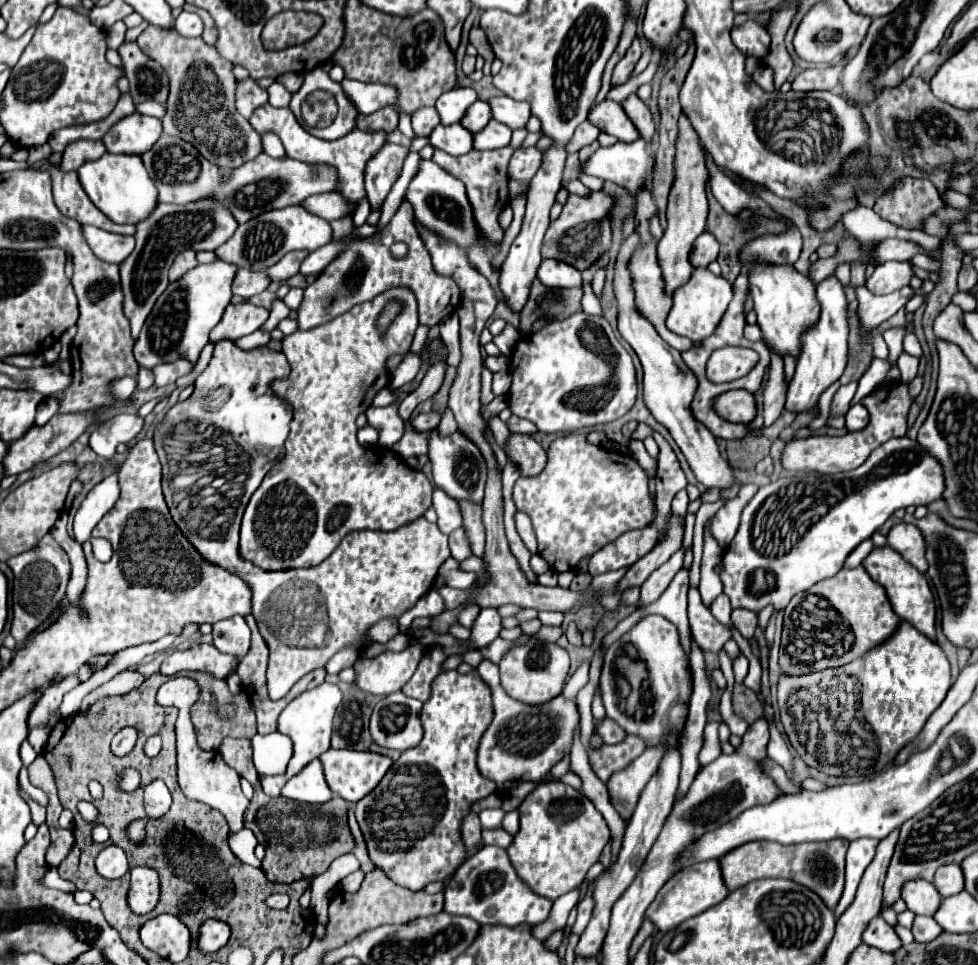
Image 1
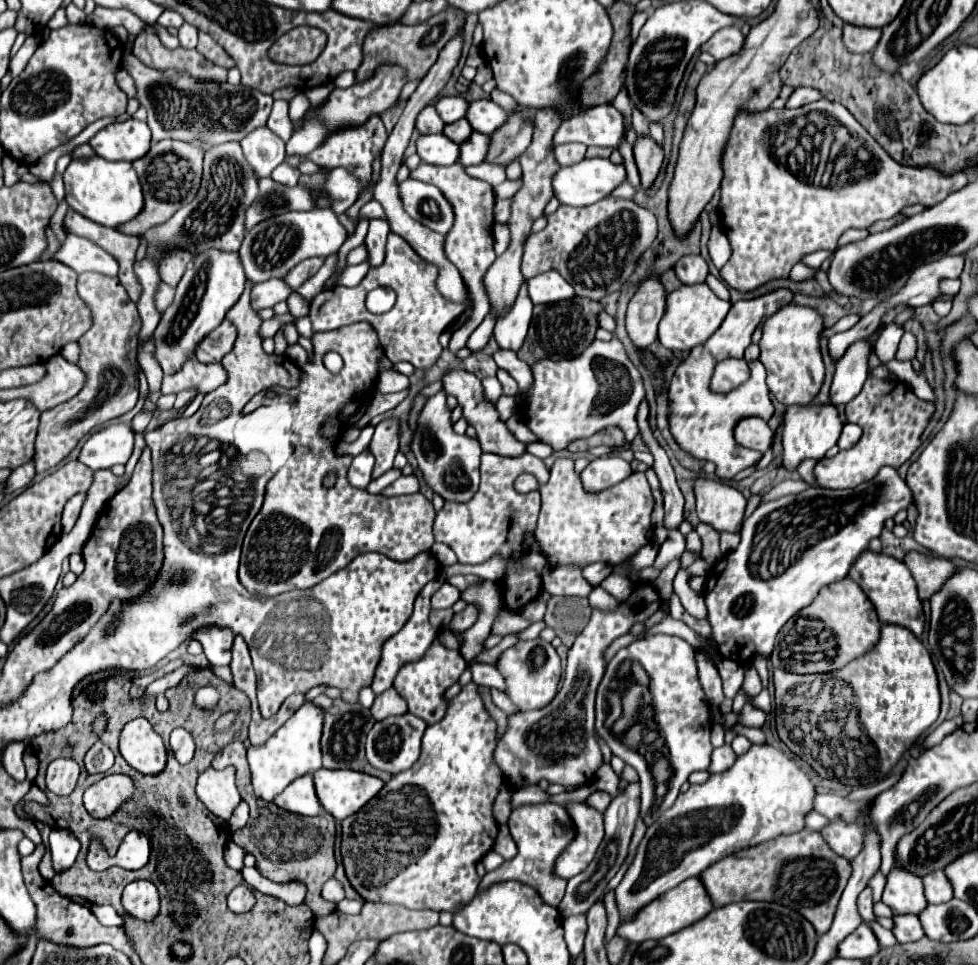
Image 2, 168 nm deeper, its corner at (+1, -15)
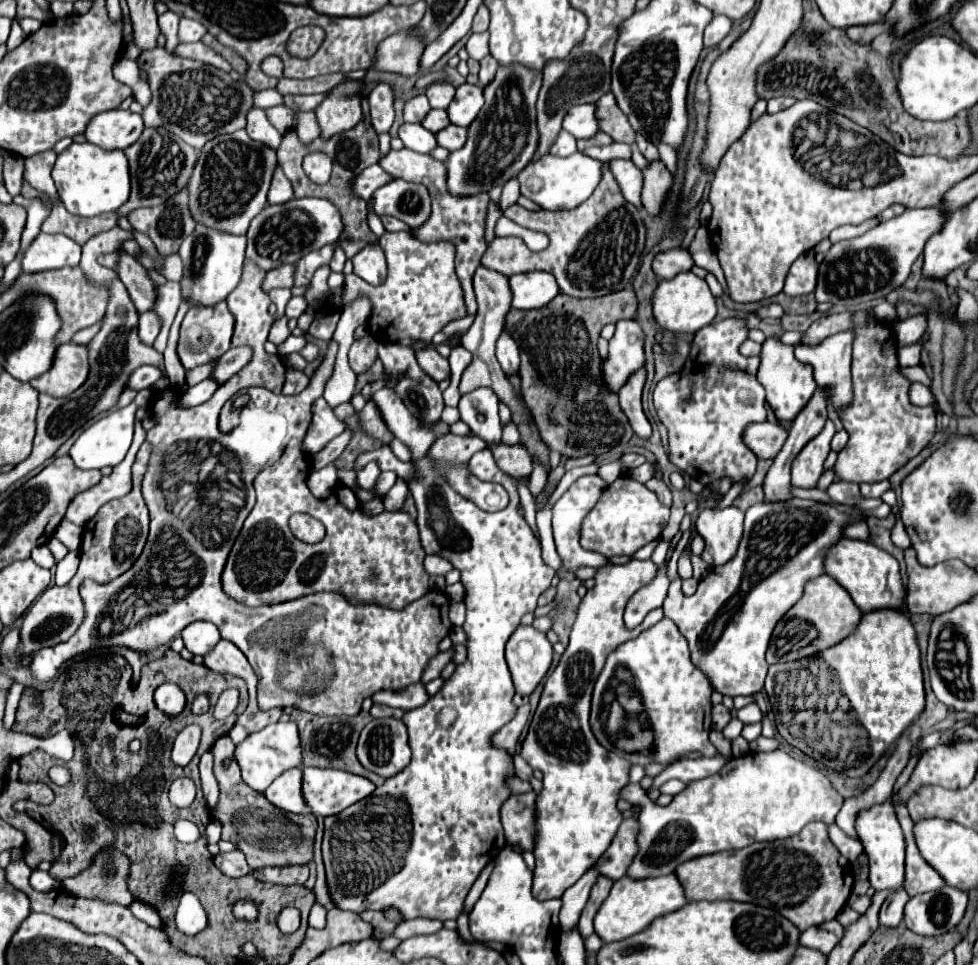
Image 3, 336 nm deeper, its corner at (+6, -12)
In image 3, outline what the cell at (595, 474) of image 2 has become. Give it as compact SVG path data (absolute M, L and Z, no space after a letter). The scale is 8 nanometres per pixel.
M586 475L586 477L580 477L578 481L574 481L570 485L570 489L556 501L556 505L552 507L552 533L554 533L554 541L556 541L556 549L558 549L558 555L562 557L564 561L564 569L558 571L558 577L560 579L568 579L572 581L574 579L574 569L578 569L580 565L588 565L588 567L602 567L608 559L600 553L594 553L594 551L586 551L580 547L580 525L584 521L584 517L588 515L588 511L592 511L592 507L596 505L596 501L600 499L602 491L606 489L606 483L598 477L598 475Z

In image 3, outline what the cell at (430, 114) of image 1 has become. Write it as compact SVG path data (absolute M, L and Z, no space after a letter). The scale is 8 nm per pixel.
M424 93L416 95L416 97L408 99L406 105L404 105L404 121L408 121L408 123L420 123L428 111L430 111L430 105L428 105L426 95Z

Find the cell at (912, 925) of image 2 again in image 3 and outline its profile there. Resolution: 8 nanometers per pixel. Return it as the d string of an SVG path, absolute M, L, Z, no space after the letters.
M904 889L890 893L880 909L880 925L888 925L888 927L898 927L902 917L904 917L904 905L908 901L908 893L904 893Z

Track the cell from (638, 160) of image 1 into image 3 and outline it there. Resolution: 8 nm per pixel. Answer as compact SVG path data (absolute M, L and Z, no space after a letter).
M550 153L532 161L520 175L520 193L534 203L538 203L542 209L548 211L562 211L562 209L574 209L582 201L586 201L592 191L598 187L602 179L602 163L596 159L590 159L582 153L574 153L572 157L552 157Z

